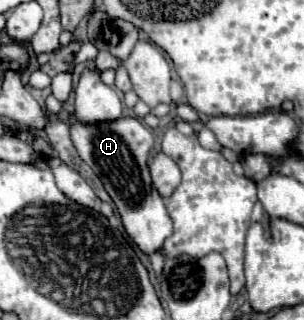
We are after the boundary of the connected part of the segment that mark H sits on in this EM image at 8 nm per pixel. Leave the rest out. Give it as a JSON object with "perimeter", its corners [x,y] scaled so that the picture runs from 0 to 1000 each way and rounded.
{"perimeter":[[[247,366],[234,384],[234,434],[260,478],[260,491],[313,534],[313,547],[339,566],[352,603],[378,628],[405,709],[424,741],[457,766],[477,791],[510,791],[536,772],[536,753],[569,728],[563,684],[543,659],[536,616],[497,572],[484,491],[503,459],[503,416],[444,366],[398,366],[378,378],[332,384],[260,384]]]}

